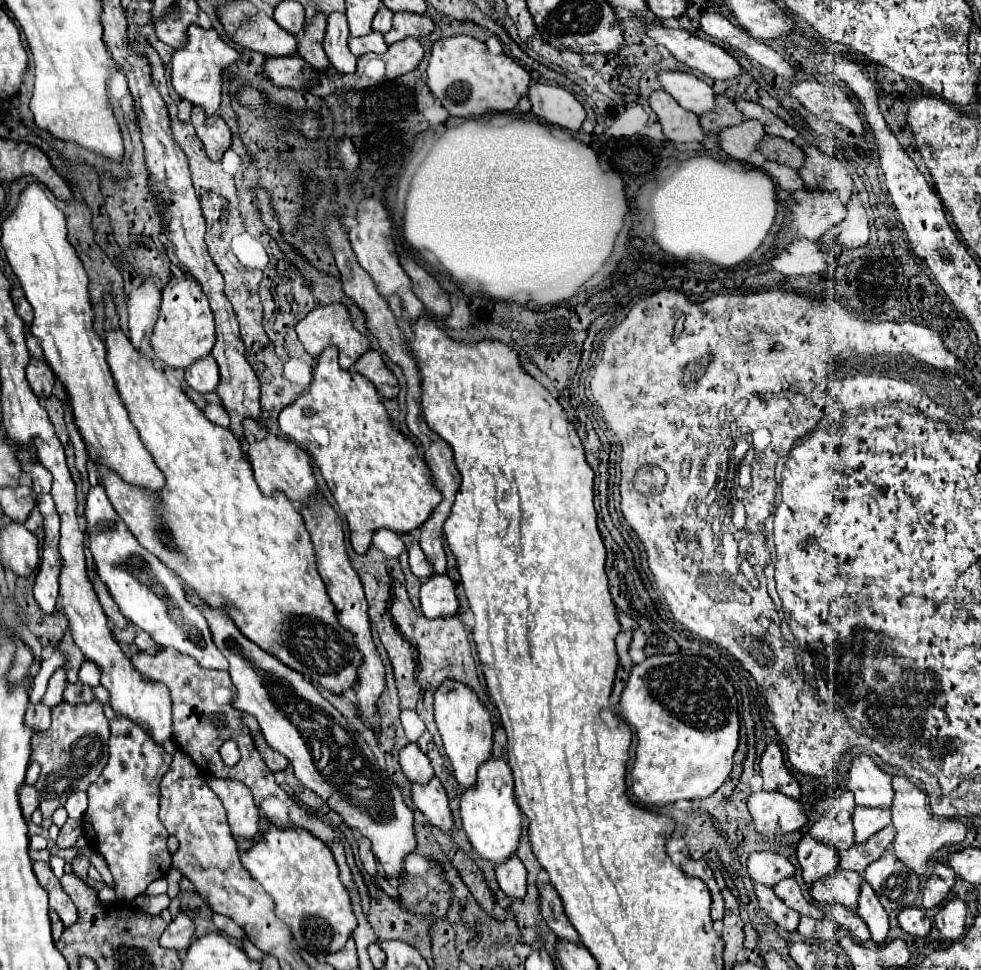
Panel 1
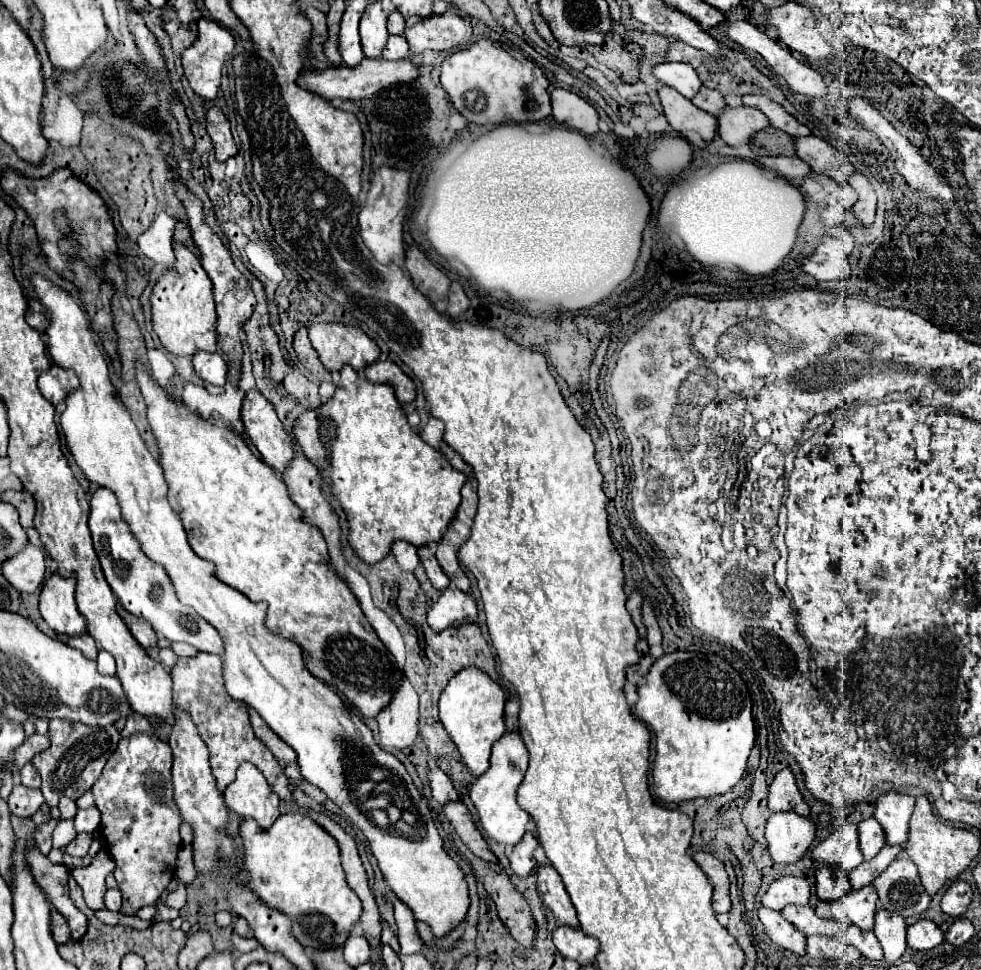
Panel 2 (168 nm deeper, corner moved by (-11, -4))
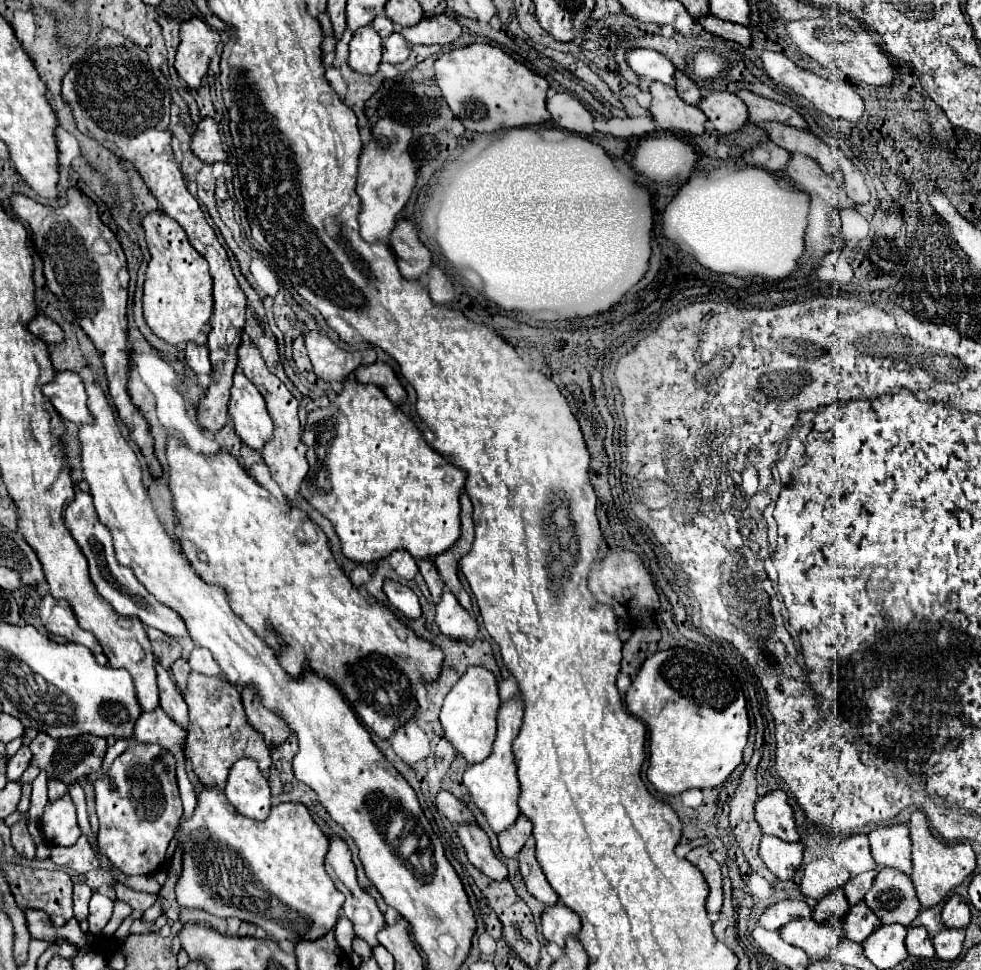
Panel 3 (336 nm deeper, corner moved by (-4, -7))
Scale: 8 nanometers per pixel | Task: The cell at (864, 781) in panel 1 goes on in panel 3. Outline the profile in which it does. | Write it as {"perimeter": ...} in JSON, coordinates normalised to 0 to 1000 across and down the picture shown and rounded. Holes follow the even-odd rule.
{"perimeter":[[[923,848],[910,853],[896,853],[886,859],[886,867],[888,879],[896,894],[910,894],[925,904],[929,902],[929,865]]]}

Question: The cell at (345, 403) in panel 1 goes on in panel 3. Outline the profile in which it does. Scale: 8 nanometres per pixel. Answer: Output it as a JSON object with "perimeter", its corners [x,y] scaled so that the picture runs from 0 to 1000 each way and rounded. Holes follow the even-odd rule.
{"perimeter":[[[354,393],[341,415],[315,426],[307,455],[313,459],[317,481],[305,508],[341,541],[352,574],[378,580],[392,576],[399,568],[413,566],[423,576],[441,576],[468,556],[468,504],[474,488],[448,469],[433,455],[423,434],[401,418],[384,397]]]}

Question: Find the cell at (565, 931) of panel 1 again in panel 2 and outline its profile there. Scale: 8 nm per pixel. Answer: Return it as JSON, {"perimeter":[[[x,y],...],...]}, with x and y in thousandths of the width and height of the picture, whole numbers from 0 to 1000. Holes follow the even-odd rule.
{"perimeter":[[[550,893],[548,895],[548,907],[546,907],[548,922],[552,930],[563,938],[567,948],[575,955],[589,957],[587,938],[581,930],[581,924],[577,922],[577,915],[573,911],[571,901],[563,893]]]}

